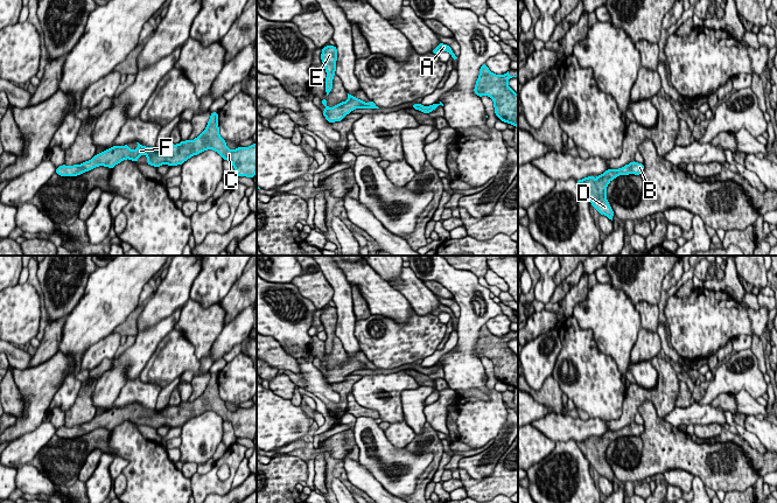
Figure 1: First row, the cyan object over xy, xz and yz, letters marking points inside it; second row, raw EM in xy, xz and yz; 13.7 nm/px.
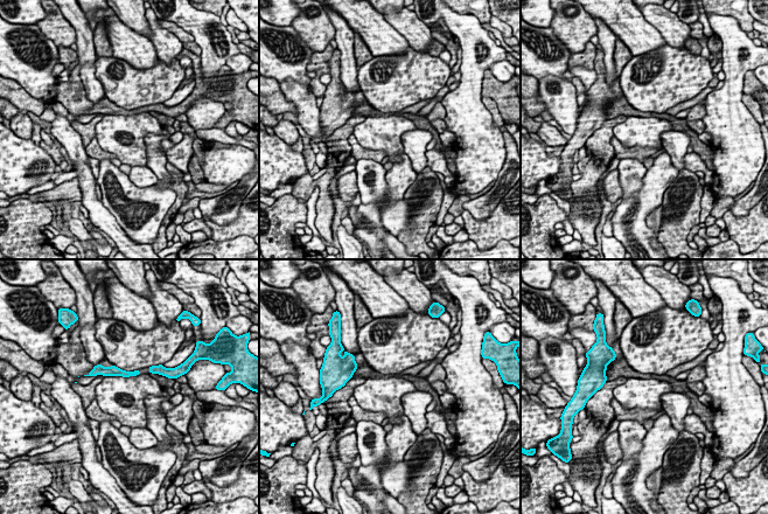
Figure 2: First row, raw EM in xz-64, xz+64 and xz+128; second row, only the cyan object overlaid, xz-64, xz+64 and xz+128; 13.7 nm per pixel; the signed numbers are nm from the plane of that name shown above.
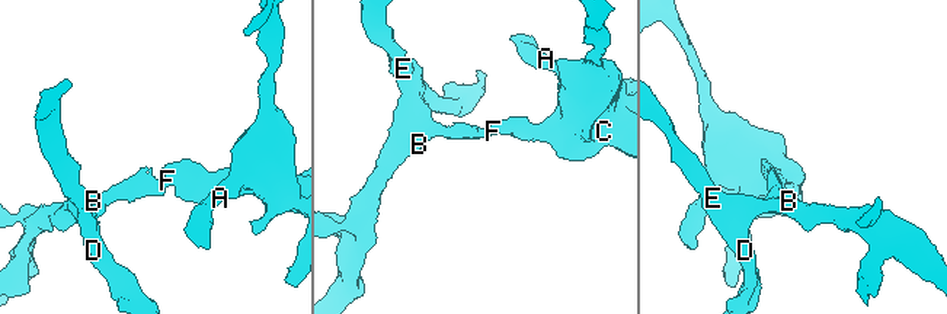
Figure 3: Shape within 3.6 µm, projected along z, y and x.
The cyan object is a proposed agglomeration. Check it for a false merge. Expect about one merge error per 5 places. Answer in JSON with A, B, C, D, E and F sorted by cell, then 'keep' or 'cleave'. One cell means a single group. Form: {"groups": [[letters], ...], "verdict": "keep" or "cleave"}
{"groups": [["A", "B", "C", "D", "E", "F"]], "verdict": "keep"}

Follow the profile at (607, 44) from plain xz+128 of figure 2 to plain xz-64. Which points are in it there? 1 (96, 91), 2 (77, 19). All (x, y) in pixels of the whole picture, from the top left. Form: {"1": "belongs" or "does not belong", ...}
{"1": "belongs", "2": "belongs"}

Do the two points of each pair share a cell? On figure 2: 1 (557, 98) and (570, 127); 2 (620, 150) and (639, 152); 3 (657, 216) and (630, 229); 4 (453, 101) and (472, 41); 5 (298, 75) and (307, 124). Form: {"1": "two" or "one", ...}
{"1": "one", "2": "one", "3": "two", "4": "one", "5": "two"}

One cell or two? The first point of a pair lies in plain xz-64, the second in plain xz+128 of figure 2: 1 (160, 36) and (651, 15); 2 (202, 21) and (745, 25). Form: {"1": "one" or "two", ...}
{"1": "one", "2": "two"}

